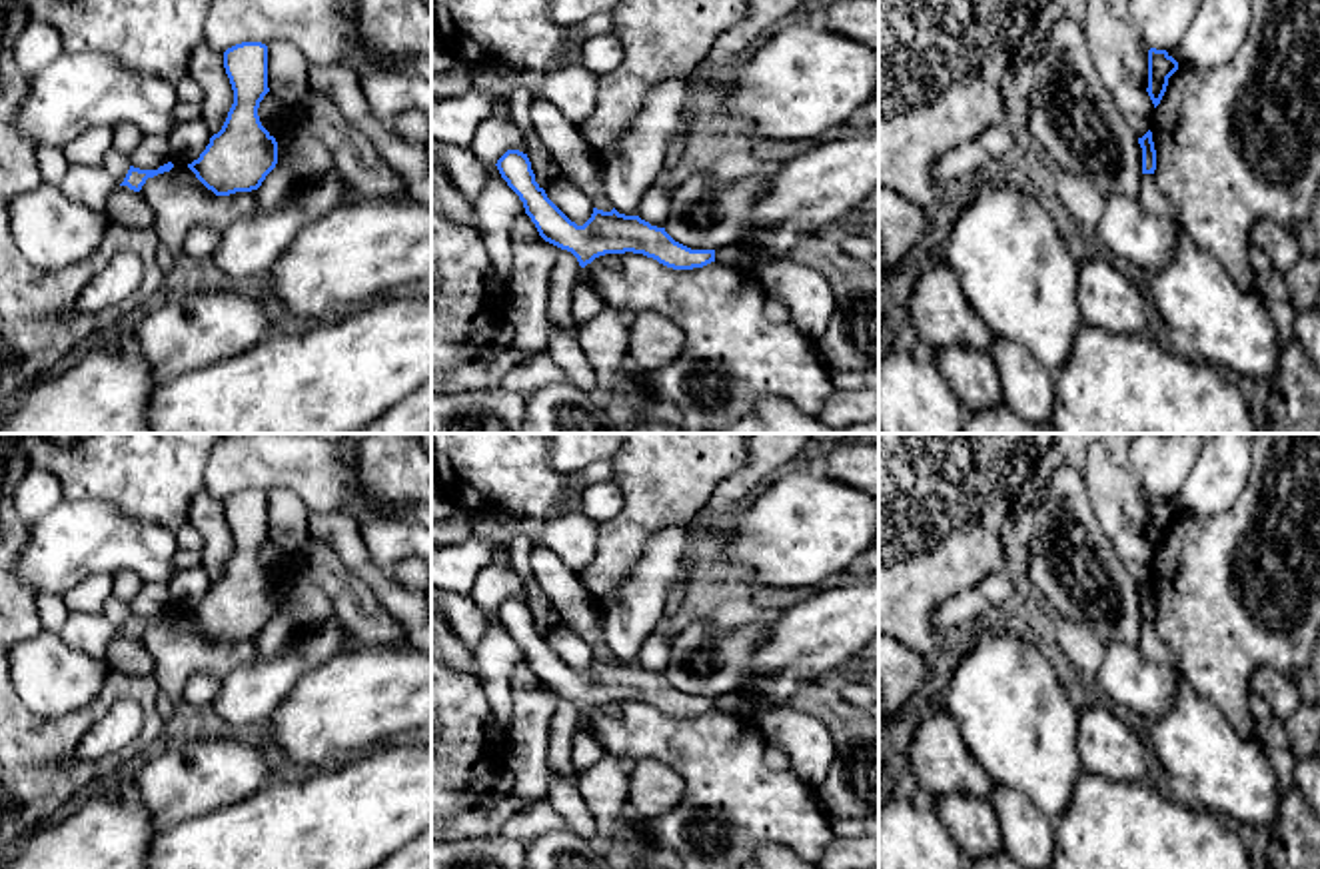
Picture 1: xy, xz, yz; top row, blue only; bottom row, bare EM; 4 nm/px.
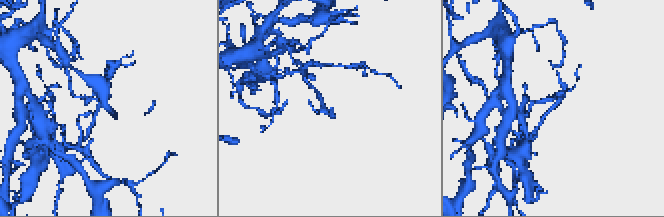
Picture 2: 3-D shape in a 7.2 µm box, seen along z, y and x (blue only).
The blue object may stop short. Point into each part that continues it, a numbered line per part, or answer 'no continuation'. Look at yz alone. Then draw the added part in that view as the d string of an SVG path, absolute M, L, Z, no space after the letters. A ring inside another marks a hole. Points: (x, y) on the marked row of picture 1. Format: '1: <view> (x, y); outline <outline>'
no continuation

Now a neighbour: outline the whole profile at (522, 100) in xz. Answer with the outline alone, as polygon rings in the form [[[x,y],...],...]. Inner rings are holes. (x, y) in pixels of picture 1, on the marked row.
[[[519,88],[507,98],[507,102],[511,108],[509,118],[519,126],[525,138],[527,158],[531,162],[535,182],[539,184],[539,188],[547,190],[555,168],[549,150],[543,146],[531,124],[531,106],[535,102],[535,96],[529,90]]]

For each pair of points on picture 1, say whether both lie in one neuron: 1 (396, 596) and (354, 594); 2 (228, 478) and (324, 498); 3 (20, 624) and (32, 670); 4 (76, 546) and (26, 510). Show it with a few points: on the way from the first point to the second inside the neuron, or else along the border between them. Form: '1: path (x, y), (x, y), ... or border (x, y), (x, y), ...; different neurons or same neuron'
1: border (344, 562), (406, 632); different neurons
2: path (252, 472), (300, 474); same neuron
3: border (42, 630), (20, 642); different neurons
4: border (64, 500), (30, 526); different neurons

